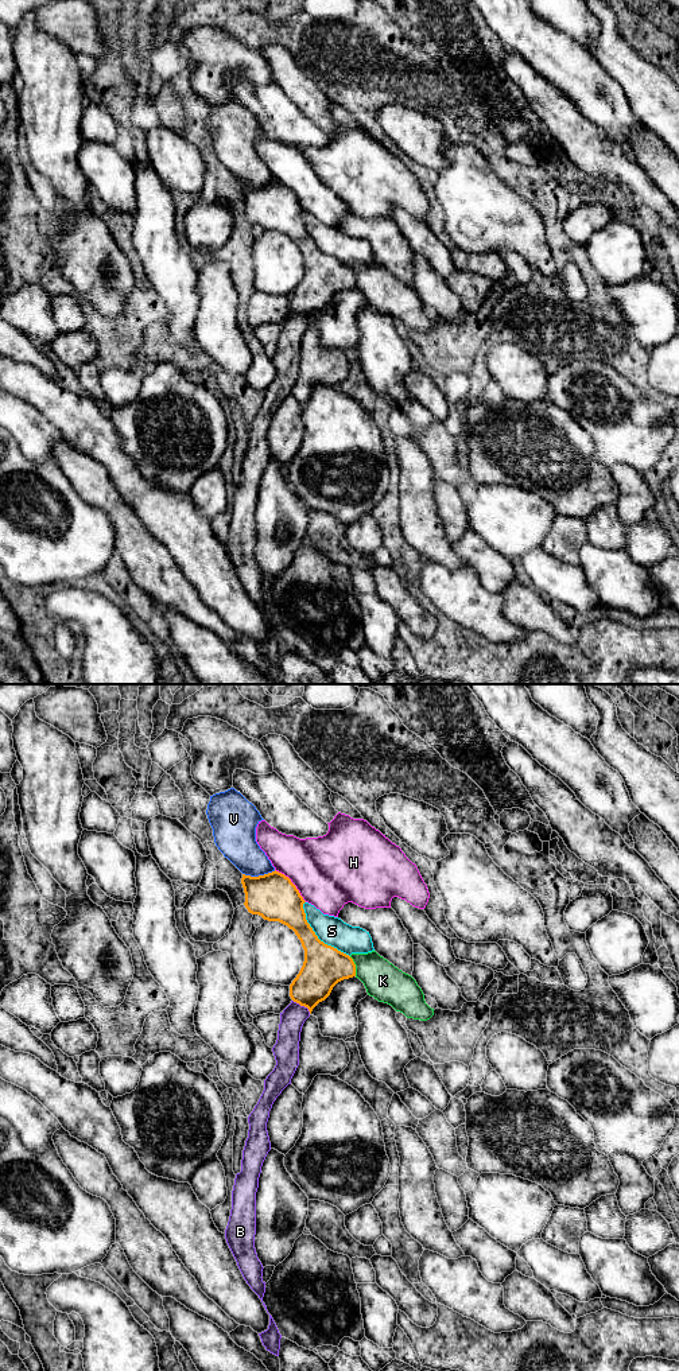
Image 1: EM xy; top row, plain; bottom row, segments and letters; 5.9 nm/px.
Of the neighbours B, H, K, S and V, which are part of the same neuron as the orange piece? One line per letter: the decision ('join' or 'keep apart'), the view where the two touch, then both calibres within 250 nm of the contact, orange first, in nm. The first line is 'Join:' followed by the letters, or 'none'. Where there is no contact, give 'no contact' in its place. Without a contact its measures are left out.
Join: S
B: keep apart | xy | 240/140 nm
H: keep apart | xy | 280/420 nm
K: keep apart | xy | 240/220 nm
S: join | xy | 240/170 nm
V: keep apart | xy | 280/220 nm

